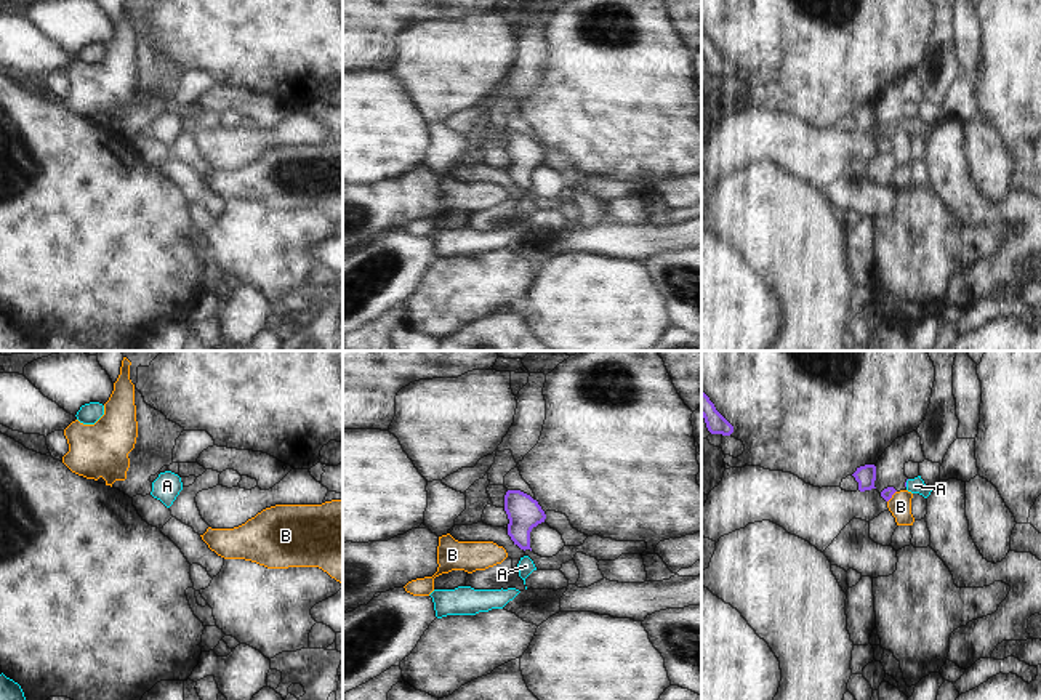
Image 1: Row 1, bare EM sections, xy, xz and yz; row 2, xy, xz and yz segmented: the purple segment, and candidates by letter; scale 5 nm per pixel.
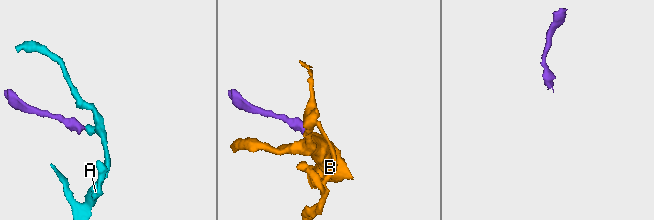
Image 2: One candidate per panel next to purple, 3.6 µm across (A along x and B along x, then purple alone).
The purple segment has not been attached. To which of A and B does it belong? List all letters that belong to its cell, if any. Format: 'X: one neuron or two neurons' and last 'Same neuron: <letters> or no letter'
A: one neuron
B: two neurons
Same neuron: A

